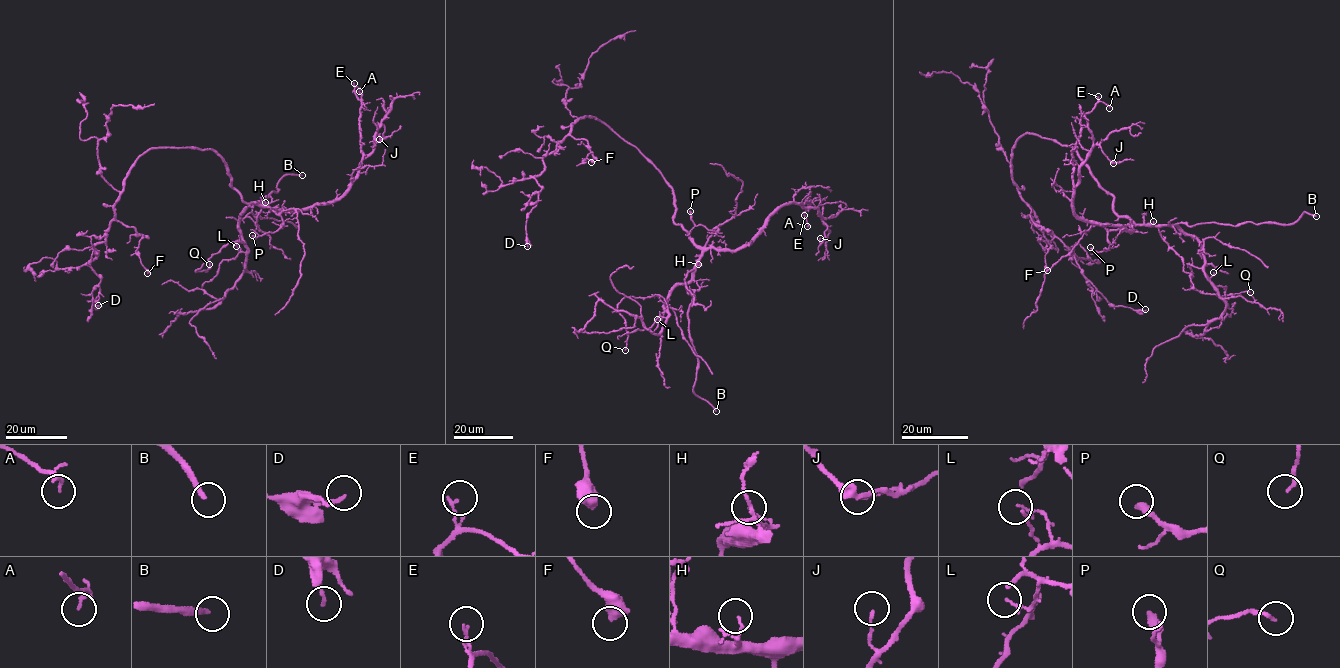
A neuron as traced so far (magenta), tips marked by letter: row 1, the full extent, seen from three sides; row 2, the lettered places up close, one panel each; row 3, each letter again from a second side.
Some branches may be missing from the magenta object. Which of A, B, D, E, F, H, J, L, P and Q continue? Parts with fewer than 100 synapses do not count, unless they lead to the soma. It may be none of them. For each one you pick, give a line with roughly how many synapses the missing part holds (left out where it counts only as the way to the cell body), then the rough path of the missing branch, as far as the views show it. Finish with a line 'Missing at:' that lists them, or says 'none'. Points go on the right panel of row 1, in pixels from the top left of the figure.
Missing at: B

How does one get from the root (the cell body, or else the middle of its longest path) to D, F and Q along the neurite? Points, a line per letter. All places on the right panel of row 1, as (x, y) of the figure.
D: (1090, 170), (1039, 136), (1012, 149), (1012, 181), (1038, 228), (1109, 303), (1145, 309)
F: (1090, 170), (1073, 148), (1039, 136), (1025, 133), (1012, 149), (1012, 181), (1050, 245), (1045, 254), (1047, 270)
Q: (1090, 170), (1119, 216), (1175, 224), (1197, 240), (1204, 264), (1187, 264), (1194, 289), (1250, 292)

